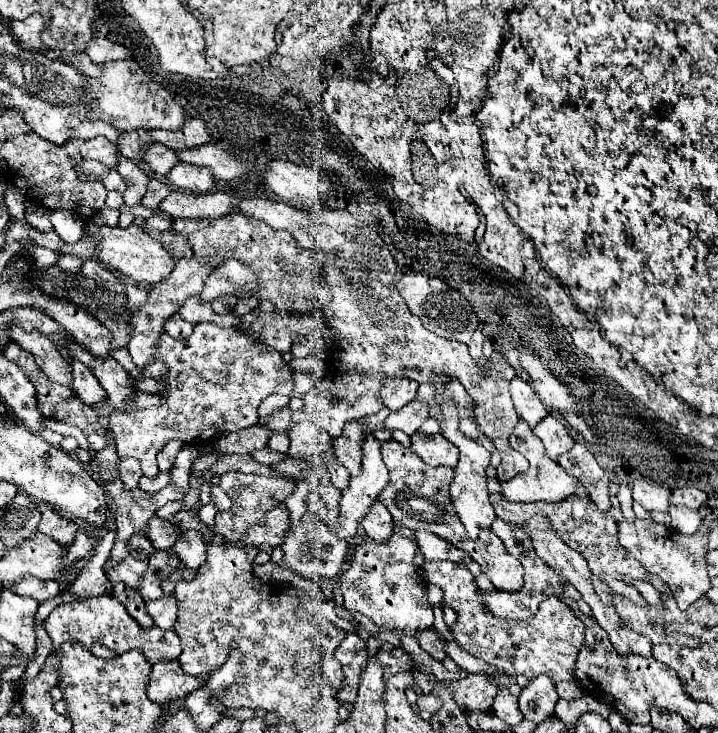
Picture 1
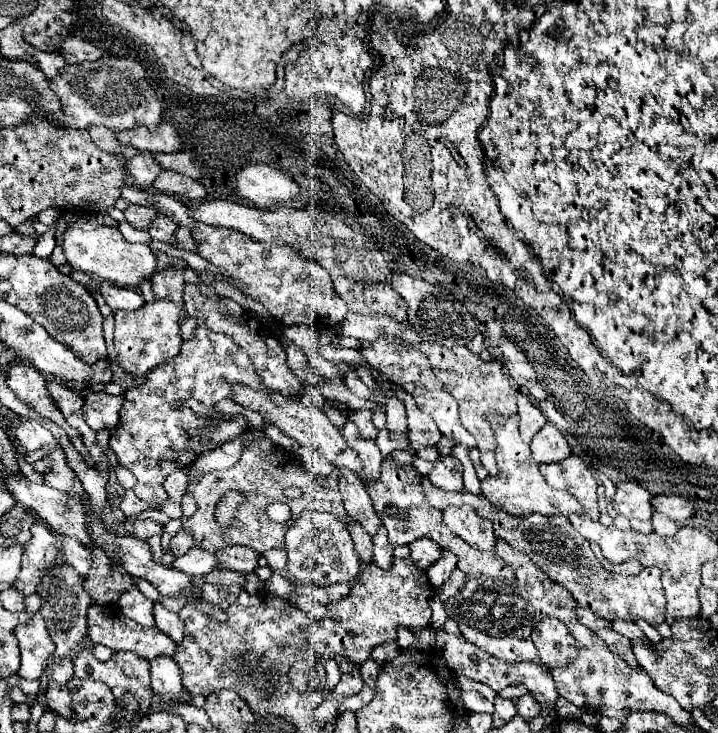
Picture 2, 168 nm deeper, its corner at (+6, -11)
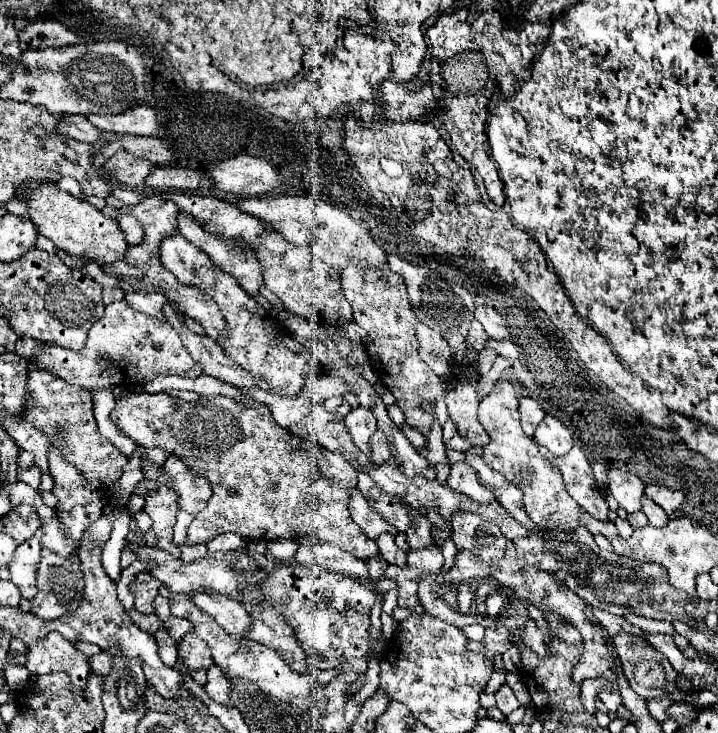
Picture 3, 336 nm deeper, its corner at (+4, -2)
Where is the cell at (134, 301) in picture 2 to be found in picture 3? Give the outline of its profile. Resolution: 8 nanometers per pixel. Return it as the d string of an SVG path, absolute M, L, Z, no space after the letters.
M125 291L125 301L135 307L137 311L143 311L147 315L155 315L159 319L163 317L163 305L167 303L167 297L159 291Z

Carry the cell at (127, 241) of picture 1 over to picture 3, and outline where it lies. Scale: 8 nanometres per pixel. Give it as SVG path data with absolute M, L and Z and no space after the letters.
M33 183L25 199L29 205L29 217L35 223L37 231L49 237L65 253L73 257L87 257L87 261L105 267L125 257L125 251L129 247L125 231L111 217L105 217L99 209L91 207L89 203L61 191L55 183L43 183L43 185Z

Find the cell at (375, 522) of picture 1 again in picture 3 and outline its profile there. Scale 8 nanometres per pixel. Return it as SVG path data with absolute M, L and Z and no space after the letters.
M383 533L379 535L377 539L377 547L379 547L379 555L391 563L391 565L397 565L397 567L405 567L405 551L401 551L397 545L395 545L395 535L391 533Z

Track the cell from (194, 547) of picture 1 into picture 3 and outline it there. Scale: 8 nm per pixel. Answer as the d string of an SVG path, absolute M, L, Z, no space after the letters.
M225 533L225 535L217 535L217 537L209 539L205 545L207 545L207 549L213 553L213 551L227 551L227 549L247 547L247 541L245 541L245 539L241 539L239 535Z

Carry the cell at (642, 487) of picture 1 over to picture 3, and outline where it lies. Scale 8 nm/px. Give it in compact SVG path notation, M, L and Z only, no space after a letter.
M609 469L609 489L613 491L613 497L617 503L627 511L635 513L641 509L641 497L645 491L645 483L629 471L621 469Z

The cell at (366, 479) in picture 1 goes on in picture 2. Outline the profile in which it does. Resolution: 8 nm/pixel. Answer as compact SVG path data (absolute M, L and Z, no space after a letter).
M345 422L343 426L343 436L345 440L349 442L349 446L359 454L361 462L363 462L363 472L365 472L365 478L369 480L377 480L379 478L379 472L381 472L381 464L383 464L383 456L375 444L375 440L365 440L361 438L357 426L353 422Z

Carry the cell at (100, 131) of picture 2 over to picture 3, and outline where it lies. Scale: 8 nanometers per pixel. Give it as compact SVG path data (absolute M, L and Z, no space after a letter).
M71 115L71 117L63 117L59 121L59 131L63 131L63 135L67 133L69 137L83 141L83 143L97 143L103 137L103 131L99 131L87 117L83 115Z

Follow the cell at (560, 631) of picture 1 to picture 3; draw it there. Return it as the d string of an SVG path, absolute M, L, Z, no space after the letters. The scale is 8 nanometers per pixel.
M493 671L491 673L491 679L489 679L489 683L487 683L487 693L495 693L503 683L505 683L505 677L507 677L507 673L505 671Z

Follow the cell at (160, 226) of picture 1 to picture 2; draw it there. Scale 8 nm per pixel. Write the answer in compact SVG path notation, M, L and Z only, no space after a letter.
M179 228L177 230L177 246L183 248L183 250L189 250L189 252L197 252L197 248L193 248L193 236L189 232L189 228Z

